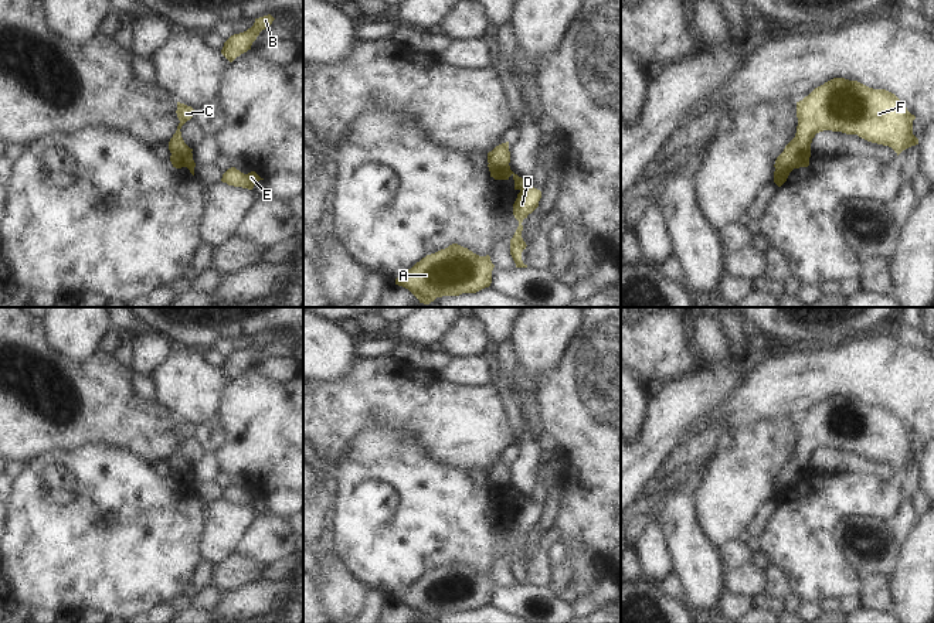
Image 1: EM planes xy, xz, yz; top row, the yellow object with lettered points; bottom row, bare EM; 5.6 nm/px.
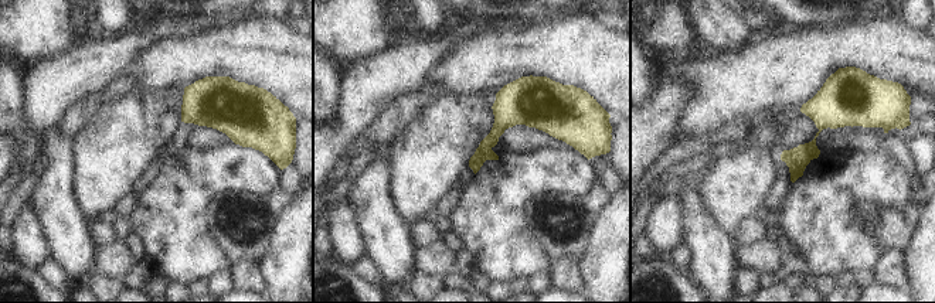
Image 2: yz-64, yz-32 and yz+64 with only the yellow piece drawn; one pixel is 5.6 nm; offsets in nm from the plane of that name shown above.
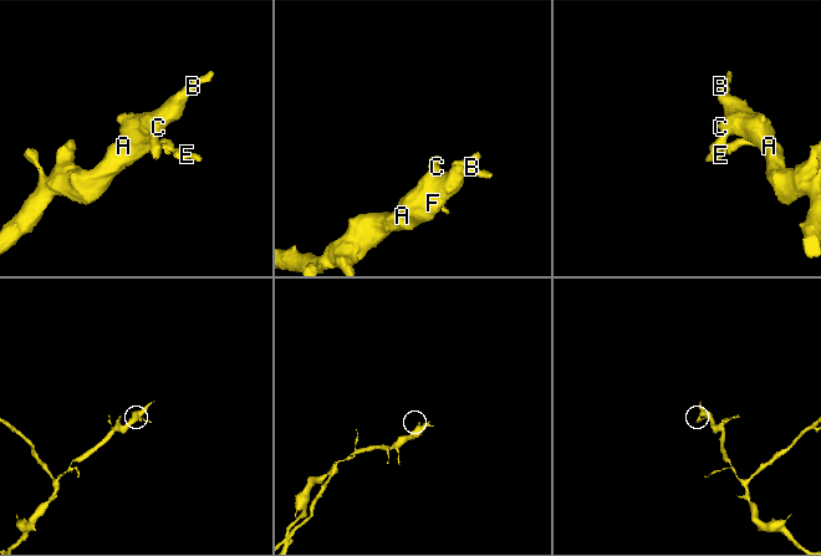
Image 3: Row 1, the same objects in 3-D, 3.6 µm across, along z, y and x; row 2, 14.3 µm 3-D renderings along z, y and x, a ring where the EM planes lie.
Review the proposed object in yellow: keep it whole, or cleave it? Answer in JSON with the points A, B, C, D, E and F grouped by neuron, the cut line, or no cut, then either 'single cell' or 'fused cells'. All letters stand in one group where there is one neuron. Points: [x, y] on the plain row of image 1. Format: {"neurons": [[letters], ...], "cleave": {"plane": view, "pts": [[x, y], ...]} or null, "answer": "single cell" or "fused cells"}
{"neurons": [["A", "B", "C", "F"], ["D", "E"]], "cleave": {"plane": "yz", "pts": [[809, 465], [798, 472], [791, 484], [784, 489], [775, 487]]}, "answer": "fused cells"}

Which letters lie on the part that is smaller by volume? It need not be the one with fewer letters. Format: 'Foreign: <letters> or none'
Foreign: D, E

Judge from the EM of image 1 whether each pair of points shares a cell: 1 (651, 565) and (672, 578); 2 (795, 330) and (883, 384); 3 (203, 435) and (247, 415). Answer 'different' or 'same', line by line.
1: different
2: different
3: different

